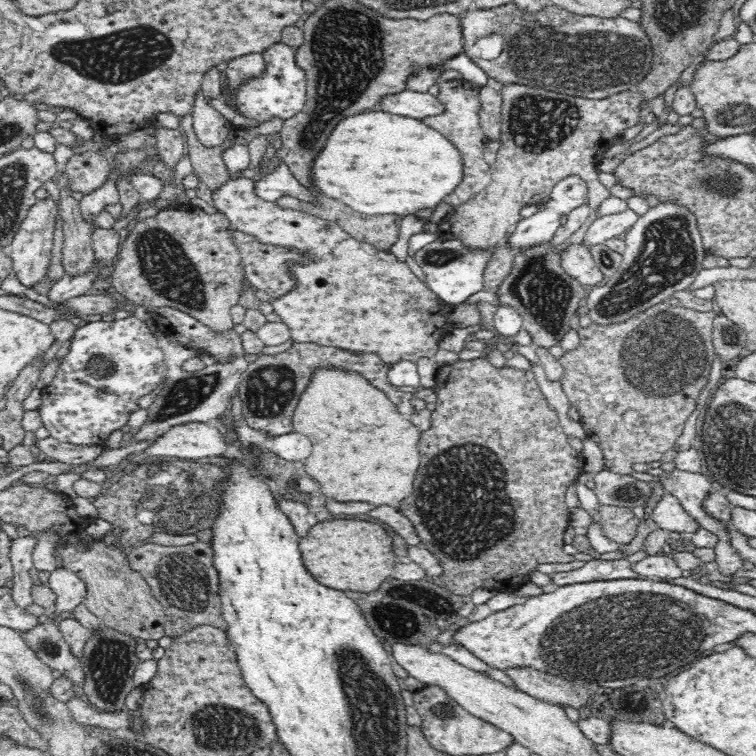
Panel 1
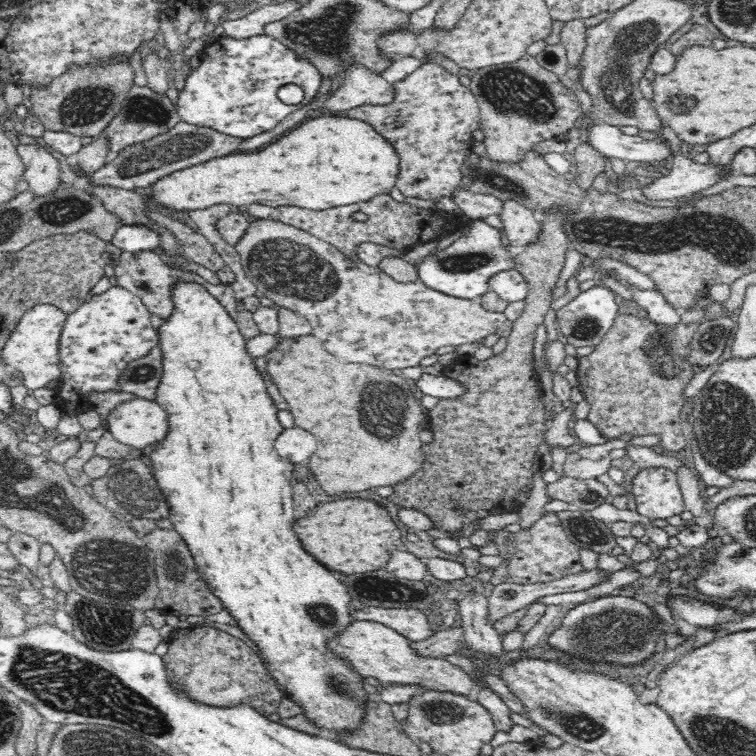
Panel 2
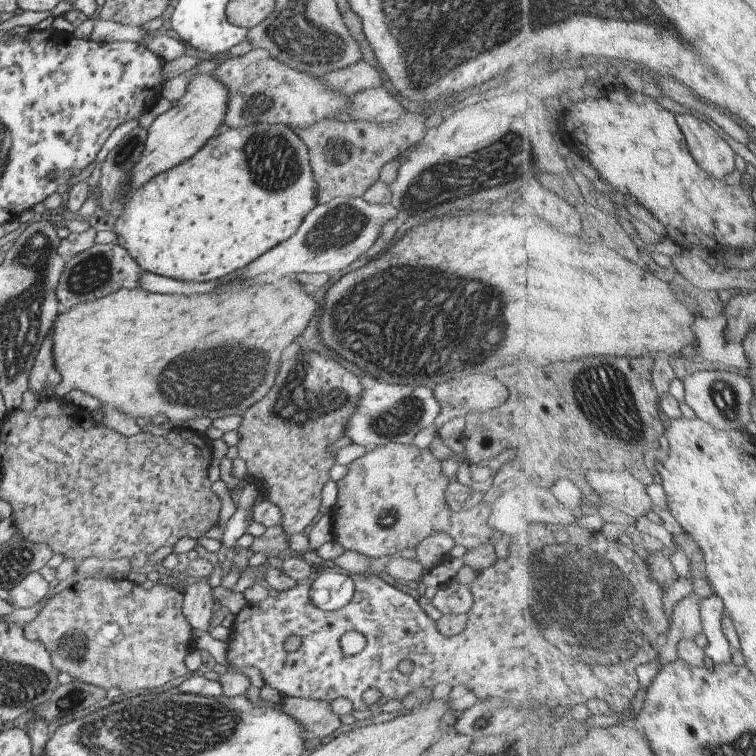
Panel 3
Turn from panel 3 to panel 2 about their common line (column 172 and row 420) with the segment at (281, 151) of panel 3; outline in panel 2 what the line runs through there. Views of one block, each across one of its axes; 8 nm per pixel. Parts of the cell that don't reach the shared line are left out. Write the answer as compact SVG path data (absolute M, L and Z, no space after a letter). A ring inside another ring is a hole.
M178 281L173 284L171 297L174 305L173 313L157 330L164 374L159 380L156 389L157 397L155 398L156 402L162 405L167 412L169 425L166 436L150 452L149 456L153 477L157 480L157 485L165 496L170 509L169 520L187 544L195 560L197 571L202 574L203 579L210 587L209 591L224 604L225 609L236 619L242 631L261 651L262 663L268 669L268 674L276 679L283 696L296 702L299 708L302 708L302 714L322 728L326 737L339 740L342 733L351 733L361 725L361 722L364 722L364 718L366 718L365 704L370 701L368 700L369 694L362 687L362 680L365 677L356 672L347 660L340 660L336 653L332 653L328 649L328 640L340 636L344 632L343 628L351 625L351 622L354 621L352 619L353 610L349 608L350 594L348 594L346 586L342 586L342 582L338 582L326 566L322 566L314 556L310 556L302 548L300 540L296 538L296 534L292 530L292 524L294 524L294 502L292 502L294 500L292 498L294 464L287 458L281 457L274 448L276 438L284 429L276 415L279 408L274 404L273 398L267 391L264 377L257 370L256 363L252 361L252 356L246 349L246 338L226 308L202 284Z

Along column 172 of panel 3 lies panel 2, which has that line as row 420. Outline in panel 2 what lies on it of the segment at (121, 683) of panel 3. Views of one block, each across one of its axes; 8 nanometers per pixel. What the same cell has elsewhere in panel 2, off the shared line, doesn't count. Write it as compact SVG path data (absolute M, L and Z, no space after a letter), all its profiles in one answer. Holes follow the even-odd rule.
M628 312L615 318L613 325L608 329L604 338L596 344L592 353L578 357L579 389L584 394L586 401L590 403L590 412L586 419L596 425L602 436L612 440L625 432L629 432L633 436L659 434L661 441L658 445L662 448L676 453L686 448L688 442L684 437L680 414L682 414L682 406L686 400L683 390L702 370L688 353L689 340L696 332L698 325L699 323L684 325L684 323L678 322L676 326L665 326L652 322L647 316L640 318L635 312Z

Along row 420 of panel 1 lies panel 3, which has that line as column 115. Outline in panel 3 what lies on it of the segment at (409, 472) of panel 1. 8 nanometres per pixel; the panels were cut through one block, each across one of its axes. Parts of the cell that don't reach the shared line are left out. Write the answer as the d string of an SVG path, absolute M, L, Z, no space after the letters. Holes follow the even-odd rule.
M293 277L285 280L263 282L246 288L244 292L234 292L234 290L226 290L222 294L200 294L200 296L166 296L166 294L151 293L145 290L137 289L120 289L115 293L103 296L99 299L84 300L75 304L68 312L61 312L56 315L51 326L51 353L53 356L54 368L57 368L58 374L61 376L60 384L55 388L58 398L66 398L67 394L72 390L80 390L97 401L100 401L104 406L112 406L118 412L128 415L132 418L154 418L158 414L166 414L170 421L175 424L175 428L186 427L185 422L191 418L200 418L208 416L212 419L211 428L218 428L220 432L232 432L236 430L242 422L242 414L247 408L260 401L274 385L277 375L278 358L282 351L288 350L290 344L296 342L296 338L302 334L302 329L306 328L309 320L312 320L318 304L308 295L301 291L304 285L295 282ZM256 312L256 314L252 314ZM254 318L254 320L250 320ZM240 320L240 322L238 322ZM252 322L252 324L250 324ZM256 338L256 340L250 340ZM180 364L180 370L178 370ZM168 370L174 370L174 378L168 378ZM182 376L186 376L180 384L180 392L172 390L172 386L168 384L176 384L176 380L180 380ZM186 386L186 388L184 388ZM170 390L170 396L168 396ZM172 394L178 394L176 398L172 398ZM186 394L186 396L184 396Z

